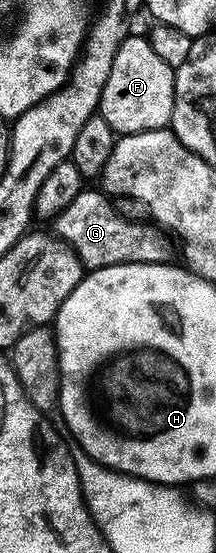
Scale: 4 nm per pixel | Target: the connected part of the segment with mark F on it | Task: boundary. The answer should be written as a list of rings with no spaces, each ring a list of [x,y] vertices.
[[[129,34],[118,41],[116,48],[119,49],[111,60],[111,69],[105,72],[107,81],[99,99],[98,115],[117,134],[166,129],[175,105],[175,69],[153,50],[146,35]]]

